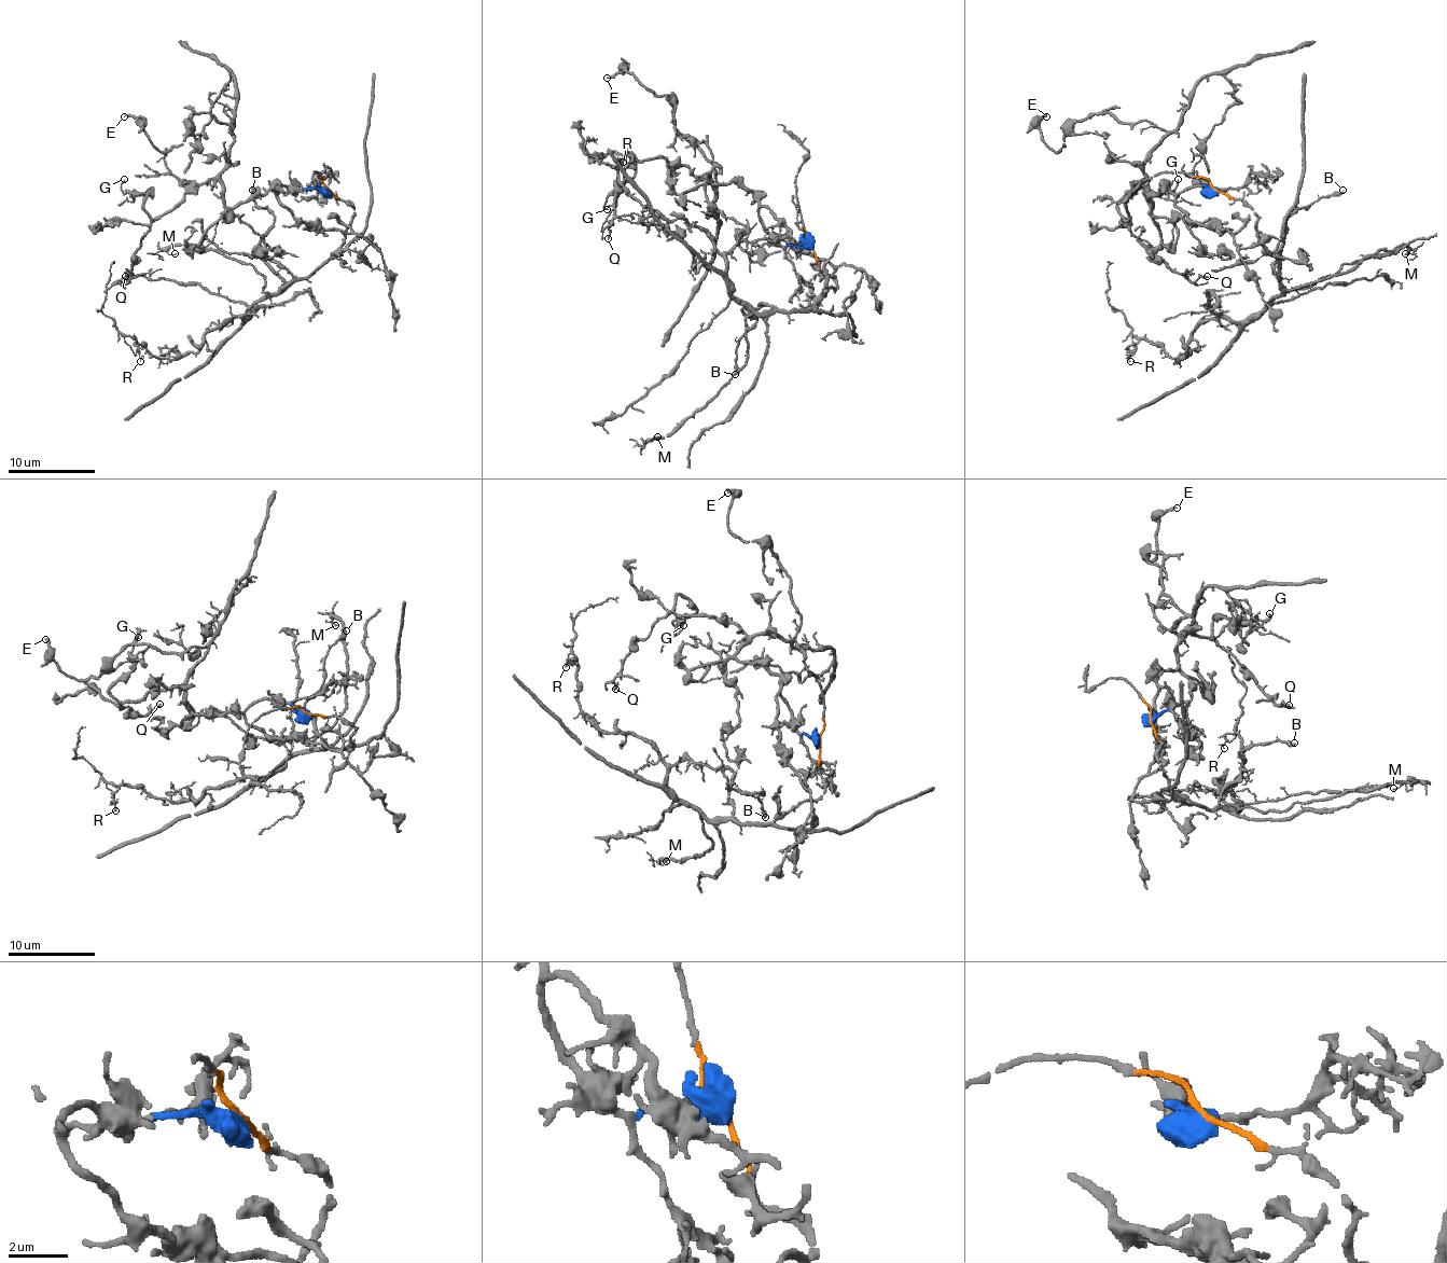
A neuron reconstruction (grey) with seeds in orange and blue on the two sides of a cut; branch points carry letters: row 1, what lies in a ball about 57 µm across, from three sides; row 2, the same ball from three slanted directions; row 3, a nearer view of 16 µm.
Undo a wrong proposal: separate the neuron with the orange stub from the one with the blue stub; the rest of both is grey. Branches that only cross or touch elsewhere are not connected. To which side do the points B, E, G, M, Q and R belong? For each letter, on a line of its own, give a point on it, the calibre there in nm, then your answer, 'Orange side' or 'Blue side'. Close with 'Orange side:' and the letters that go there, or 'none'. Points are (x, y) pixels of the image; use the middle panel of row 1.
B: Place: (735, 374). Thickness 300 nm. Orange side
E: Place: (607, 78). Thickness 190 nm. Blue side
G: Place: (607, 209). Thickness 140 nm. Blue side
M: Place: (657, 436). Thickness 100 nm. Orange side
Q: Place: (608, 238). Thickness 240 nm. Blue side
R: Place: (623, 162). Thickness 110 nm. Orange side
Orange side: B, M, R

